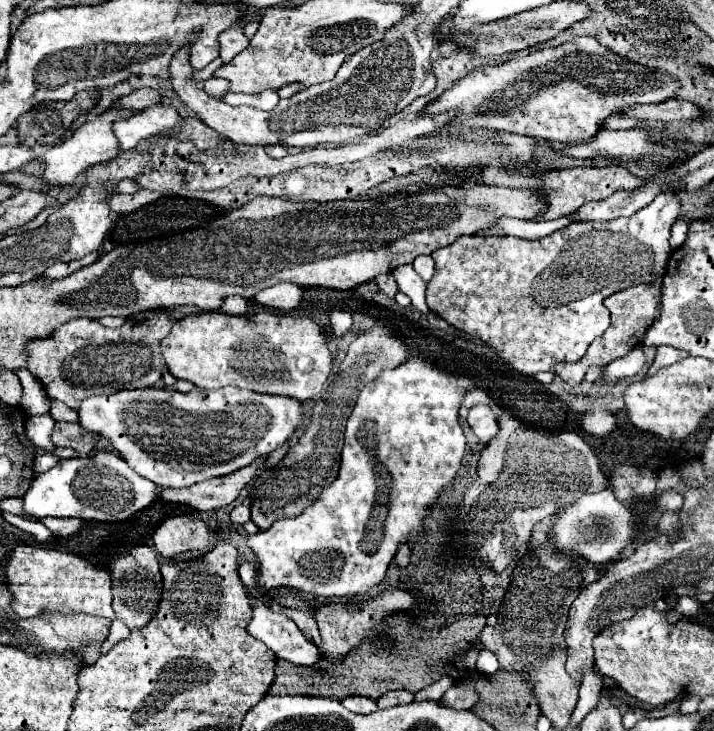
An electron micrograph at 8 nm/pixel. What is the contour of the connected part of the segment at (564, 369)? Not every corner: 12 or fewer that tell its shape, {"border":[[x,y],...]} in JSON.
{"border":[[639,283],[607,297],[611,325],[579,363],[555,375],[579,385],[643,341],[661,301],[661,283]]}

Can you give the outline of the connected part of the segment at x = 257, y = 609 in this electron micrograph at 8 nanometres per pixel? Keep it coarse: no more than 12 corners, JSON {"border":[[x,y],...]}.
{"border":[[252,601],[247,633],[279,659],[311,665],[321,653],[297,625]]}

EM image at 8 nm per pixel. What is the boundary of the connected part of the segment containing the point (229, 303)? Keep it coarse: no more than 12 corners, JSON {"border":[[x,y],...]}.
{"border":[[241,295],[225,297],[221,309],[233,315],[245,315],[247,299]]}

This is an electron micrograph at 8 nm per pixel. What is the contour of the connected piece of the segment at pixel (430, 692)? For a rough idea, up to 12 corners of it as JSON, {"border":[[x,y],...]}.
{"border":[[443,676],[437,683],[415,693],[415,701],[441,699],[454,684]]}

